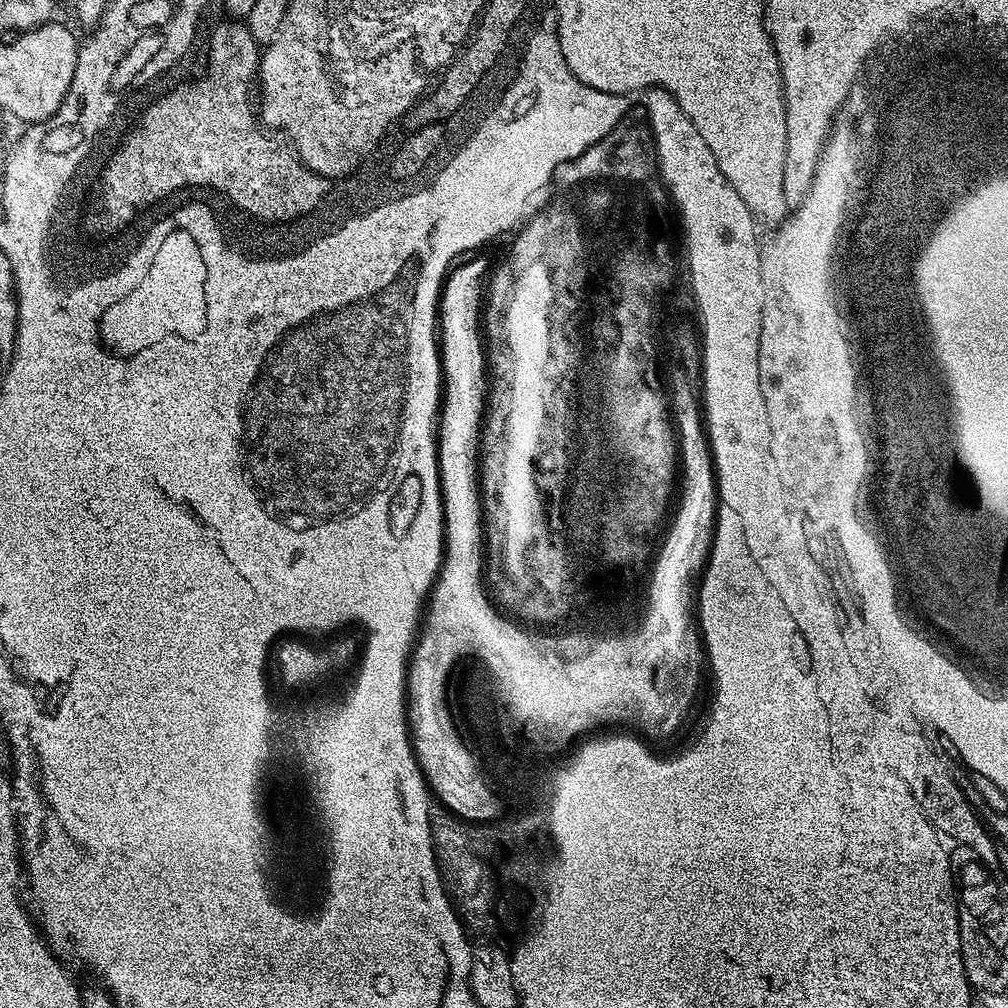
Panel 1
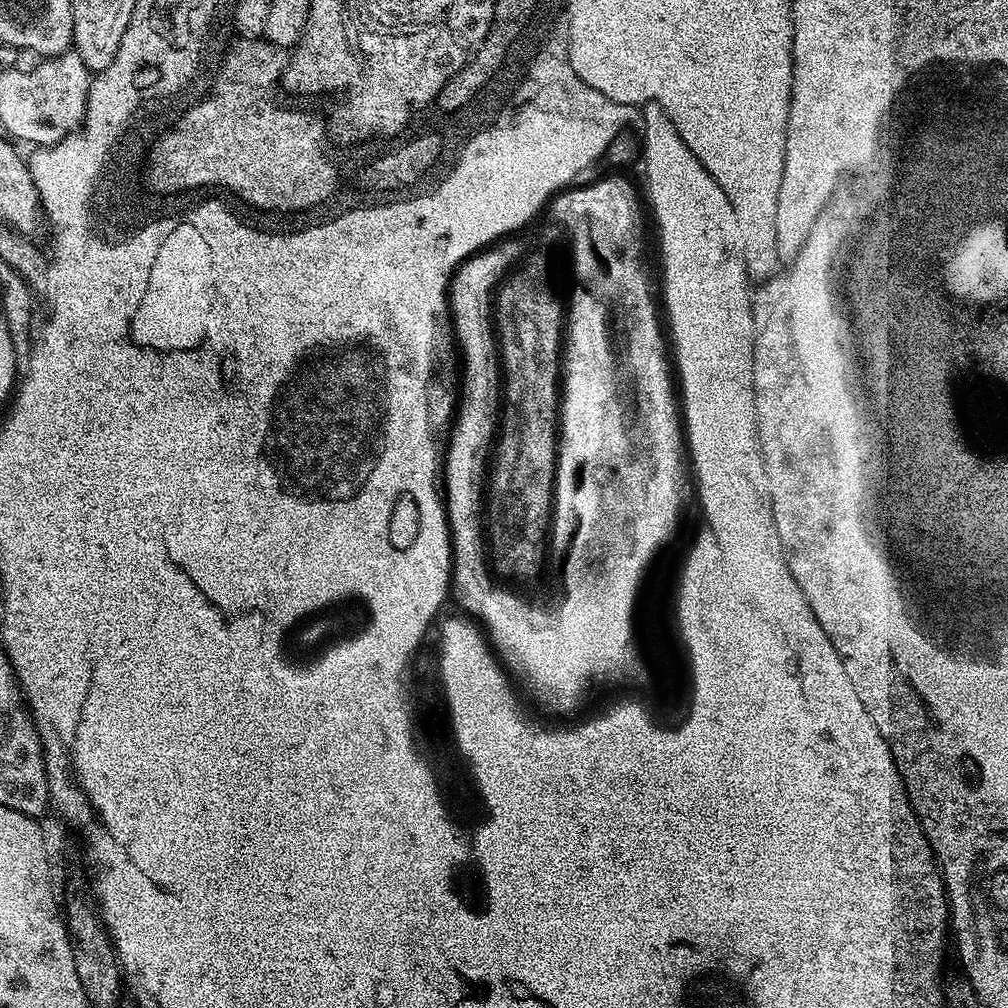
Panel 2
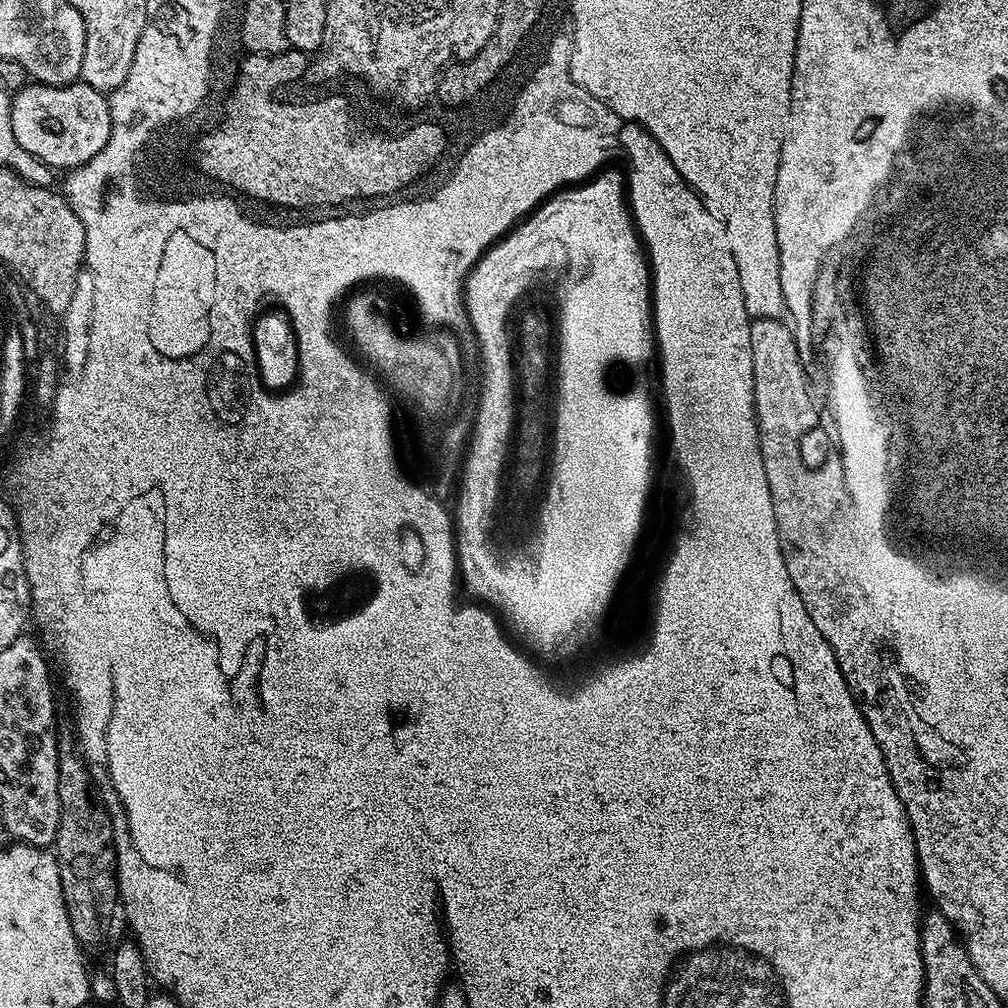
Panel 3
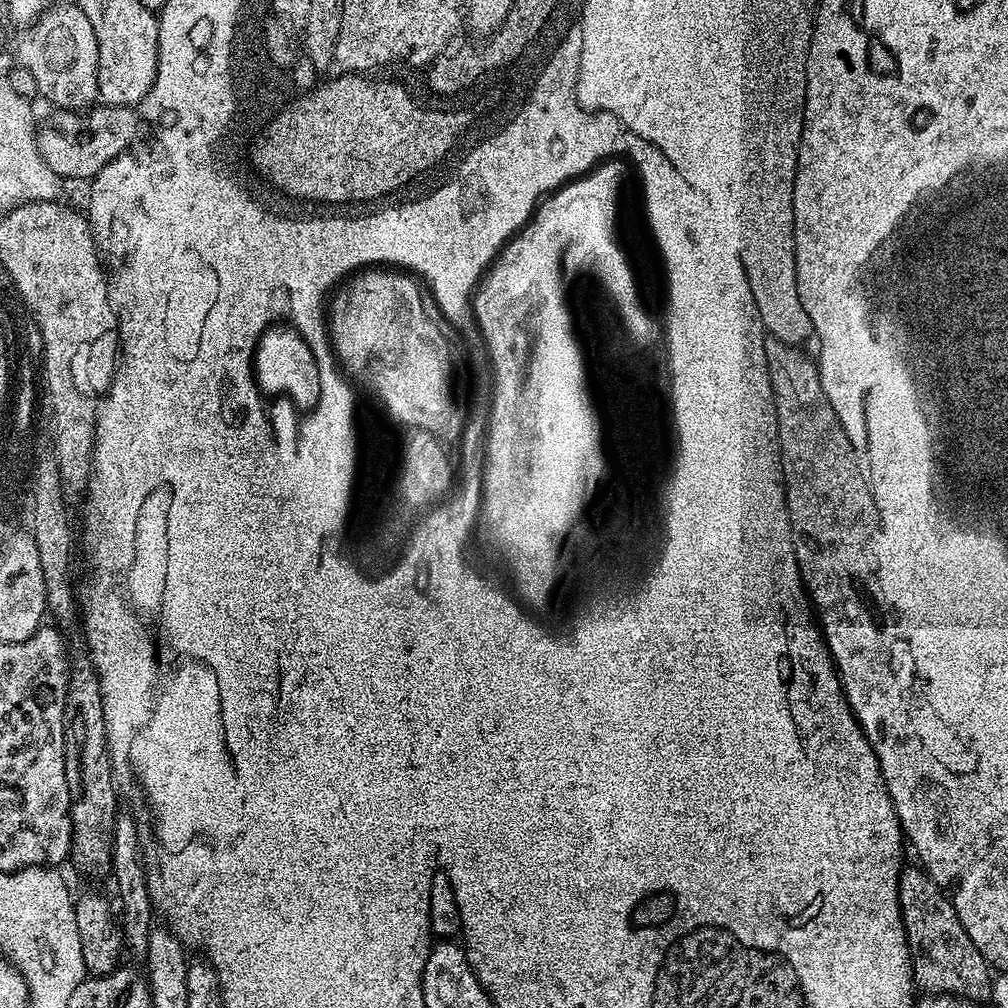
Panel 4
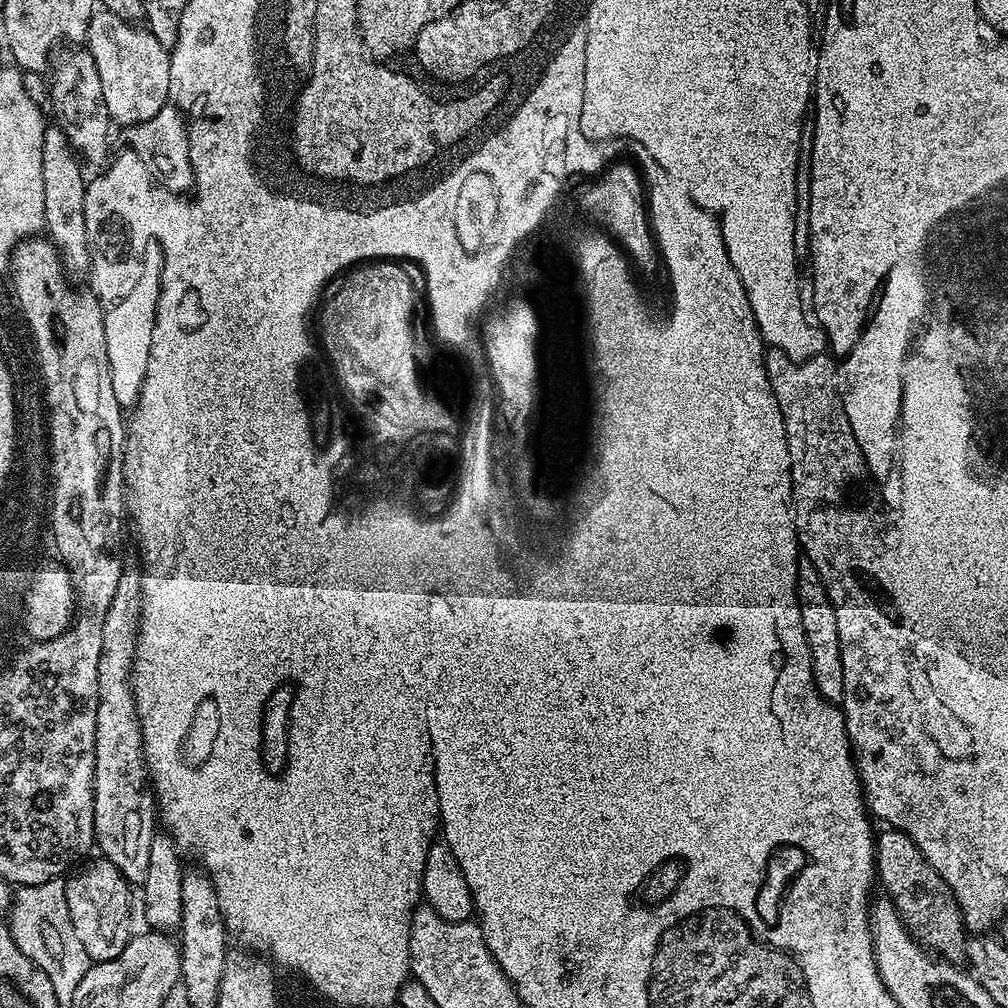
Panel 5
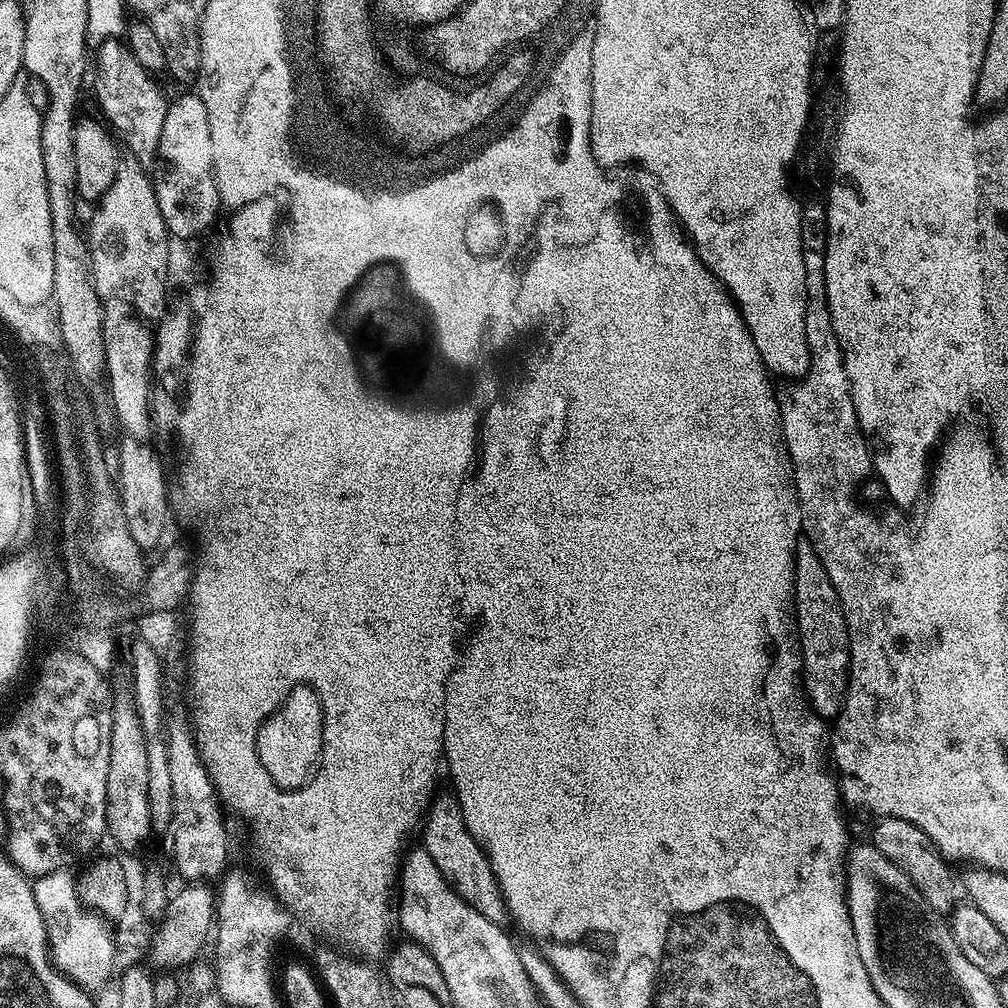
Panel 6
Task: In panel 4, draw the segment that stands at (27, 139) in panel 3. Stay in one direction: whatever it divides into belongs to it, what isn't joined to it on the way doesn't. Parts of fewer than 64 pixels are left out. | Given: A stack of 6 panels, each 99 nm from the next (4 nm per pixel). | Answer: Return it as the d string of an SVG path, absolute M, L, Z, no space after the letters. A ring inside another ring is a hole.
M93 106L83 114L76 110L53 113L45 124L39 125L36 141L46 166L65 181L91 181L113 159L125 155L120 144L124 144L124 140L128 142L128 132L124 132L124 124L128 124L128 106Z

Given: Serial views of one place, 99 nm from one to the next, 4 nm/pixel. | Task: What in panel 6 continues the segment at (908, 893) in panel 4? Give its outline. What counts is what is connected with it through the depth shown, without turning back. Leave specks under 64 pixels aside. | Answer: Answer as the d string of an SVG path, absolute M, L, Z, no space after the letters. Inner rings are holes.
M885 816L877 819L875 823L876 829L870 836L871 844L882 854L886 854L886 858L890 858L890 862L897 864L908 875L924 903L933 912L951 913L958 904L958 899L956 899L958 876L952 873L953 865L944 859L944 855L936 849L934 842L930 842L930 838L926 838L926 834L922 834L922 830L918 830L918 826L914 826L902 818Z

